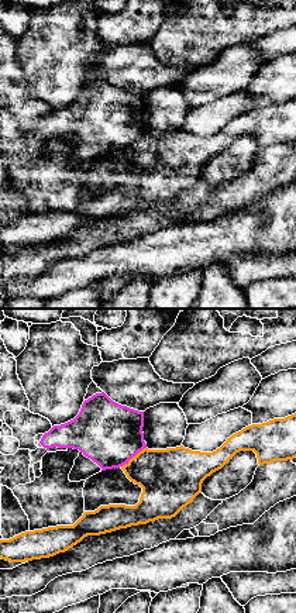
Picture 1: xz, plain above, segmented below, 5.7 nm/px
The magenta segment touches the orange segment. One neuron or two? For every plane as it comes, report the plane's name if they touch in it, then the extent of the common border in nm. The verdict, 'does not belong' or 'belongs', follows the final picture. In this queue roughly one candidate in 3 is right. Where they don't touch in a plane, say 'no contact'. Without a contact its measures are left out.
contact in xz; length 180 nm

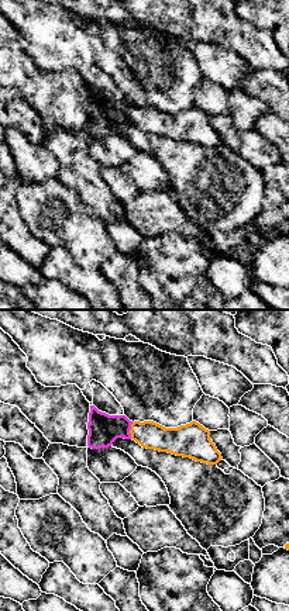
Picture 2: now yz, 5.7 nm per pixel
contact in yz; length 100 nm

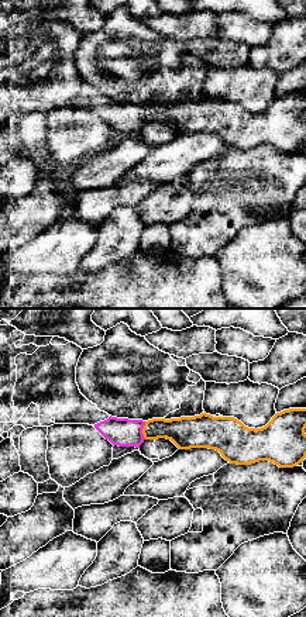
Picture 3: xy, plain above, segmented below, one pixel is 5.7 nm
contact in xy; length 100 nm

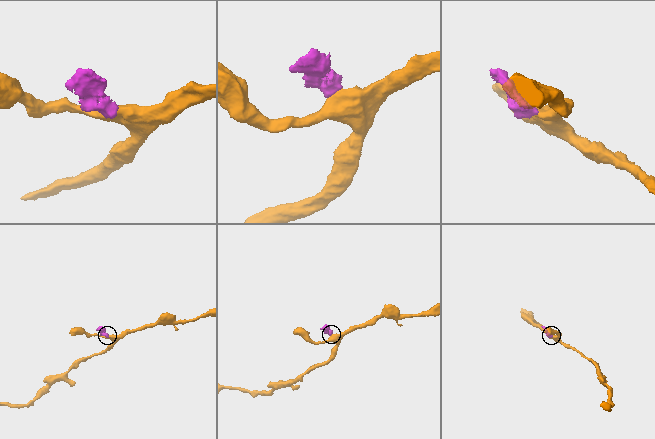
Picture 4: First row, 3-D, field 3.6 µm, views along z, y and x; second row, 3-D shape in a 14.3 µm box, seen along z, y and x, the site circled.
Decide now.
does not belong

